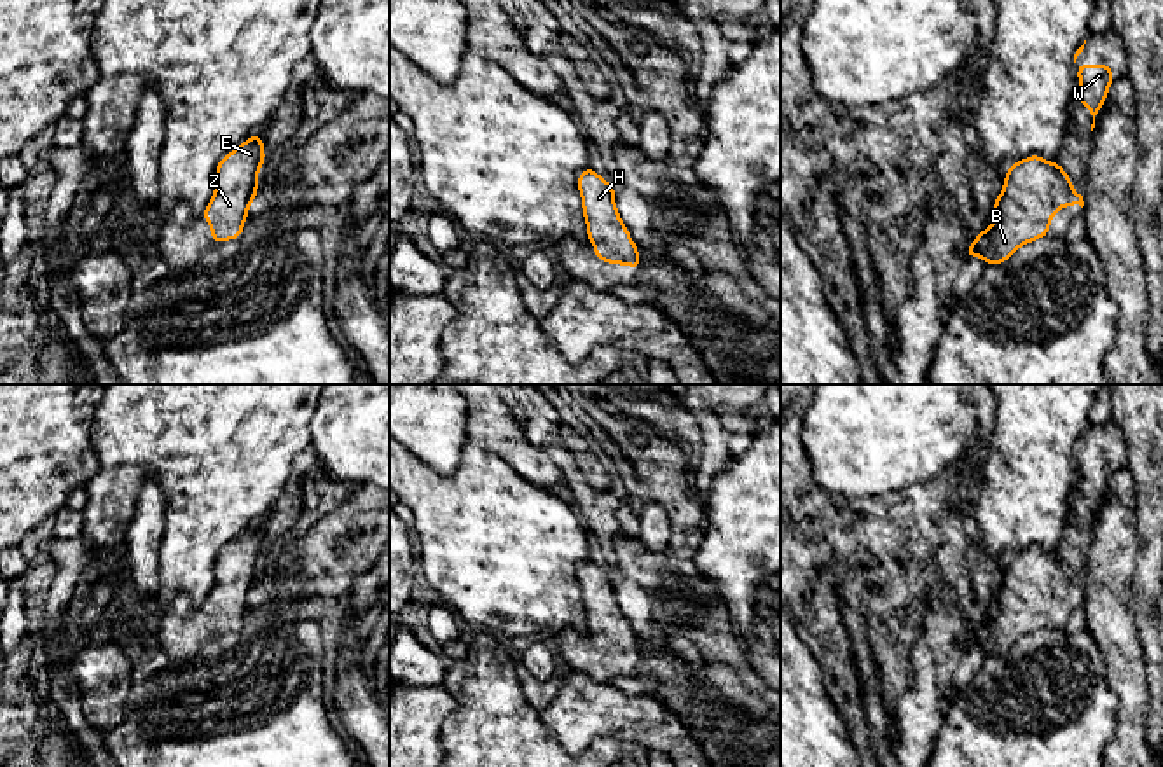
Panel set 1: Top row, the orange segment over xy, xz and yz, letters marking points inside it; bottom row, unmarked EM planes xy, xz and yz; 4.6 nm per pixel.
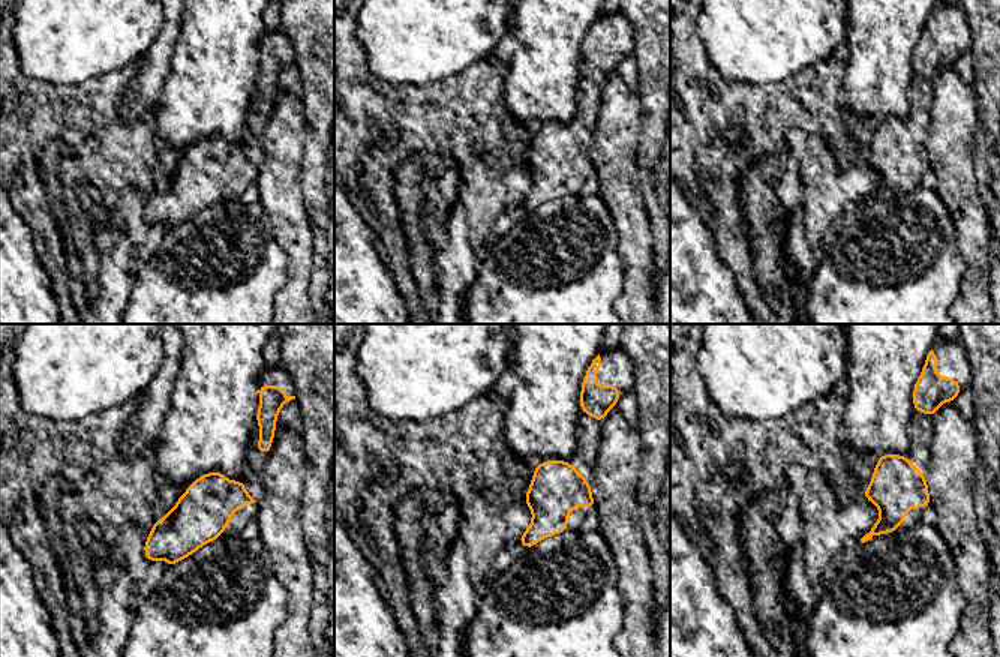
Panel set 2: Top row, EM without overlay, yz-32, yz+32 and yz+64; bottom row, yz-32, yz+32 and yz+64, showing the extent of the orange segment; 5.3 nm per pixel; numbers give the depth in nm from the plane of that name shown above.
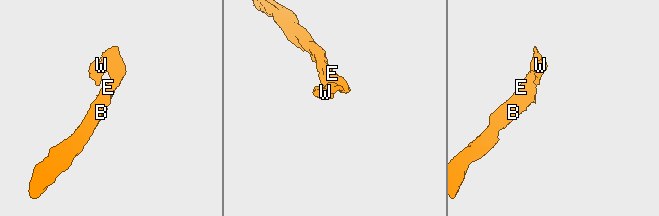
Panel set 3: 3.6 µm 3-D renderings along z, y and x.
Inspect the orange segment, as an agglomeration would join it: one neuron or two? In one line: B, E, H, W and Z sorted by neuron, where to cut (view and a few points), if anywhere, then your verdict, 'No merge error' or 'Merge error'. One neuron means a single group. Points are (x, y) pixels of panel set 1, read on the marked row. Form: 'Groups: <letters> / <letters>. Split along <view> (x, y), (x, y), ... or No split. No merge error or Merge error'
Groups: B E H W Z. No split. No merge error

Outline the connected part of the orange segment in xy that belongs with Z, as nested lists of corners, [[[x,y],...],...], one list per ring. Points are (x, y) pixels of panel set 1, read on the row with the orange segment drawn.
[[[258,133],[220,159],[215,169],[215,194],[201,215],[210,224],[215,245],[243,236],[243,224],[248,220],[248,206],[257,199],[257,176],[265,159],[264,138]]]

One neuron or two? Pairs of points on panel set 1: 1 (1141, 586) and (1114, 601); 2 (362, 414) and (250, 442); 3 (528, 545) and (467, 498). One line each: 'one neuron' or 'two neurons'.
1: two neurons
2: two neurons
3: one neuron

